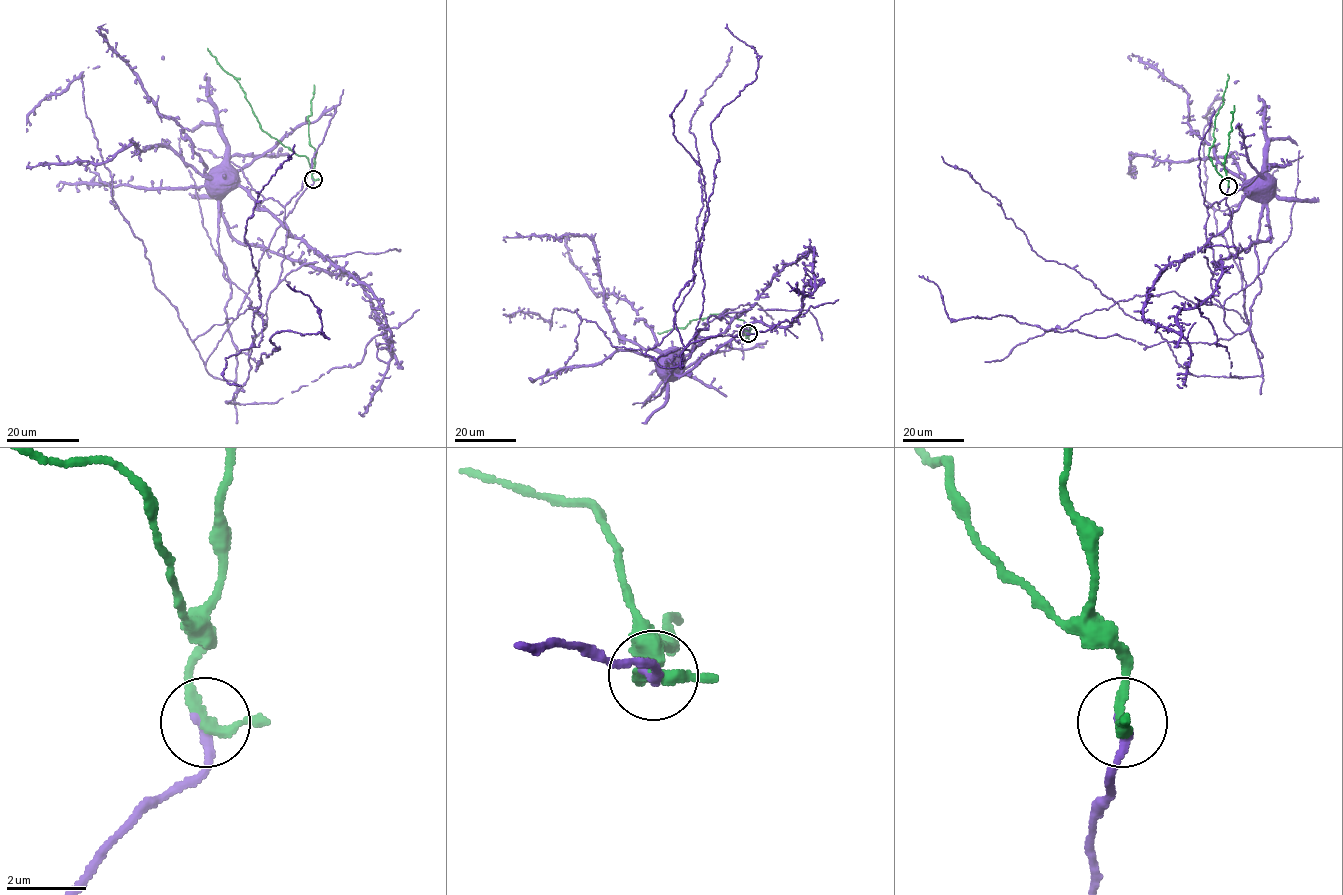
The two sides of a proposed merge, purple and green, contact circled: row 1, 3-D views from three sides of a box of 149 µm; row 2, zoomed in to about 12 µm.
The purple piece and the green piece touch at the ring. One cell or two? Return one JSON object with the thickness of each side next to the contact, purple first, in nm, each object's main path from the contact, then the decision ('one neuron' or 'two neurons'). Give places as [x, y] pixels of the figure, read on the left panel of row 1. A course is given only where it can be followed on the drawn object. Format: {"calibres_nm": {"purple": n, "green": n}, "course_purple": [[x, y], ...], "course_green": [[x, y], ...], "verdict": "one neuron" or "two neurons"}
{"calibres_nm": {"purple": 260, "green": 240}, "course_purple": [[313, 179], [276, 230], [246, 296], [232, 283], [219, 254], [222, 177]], "course_green": [[313, 179], [304, 156], [295, 154], [261, 128], [238, 82], [207, 48]], "verdict": "one neuron"}

